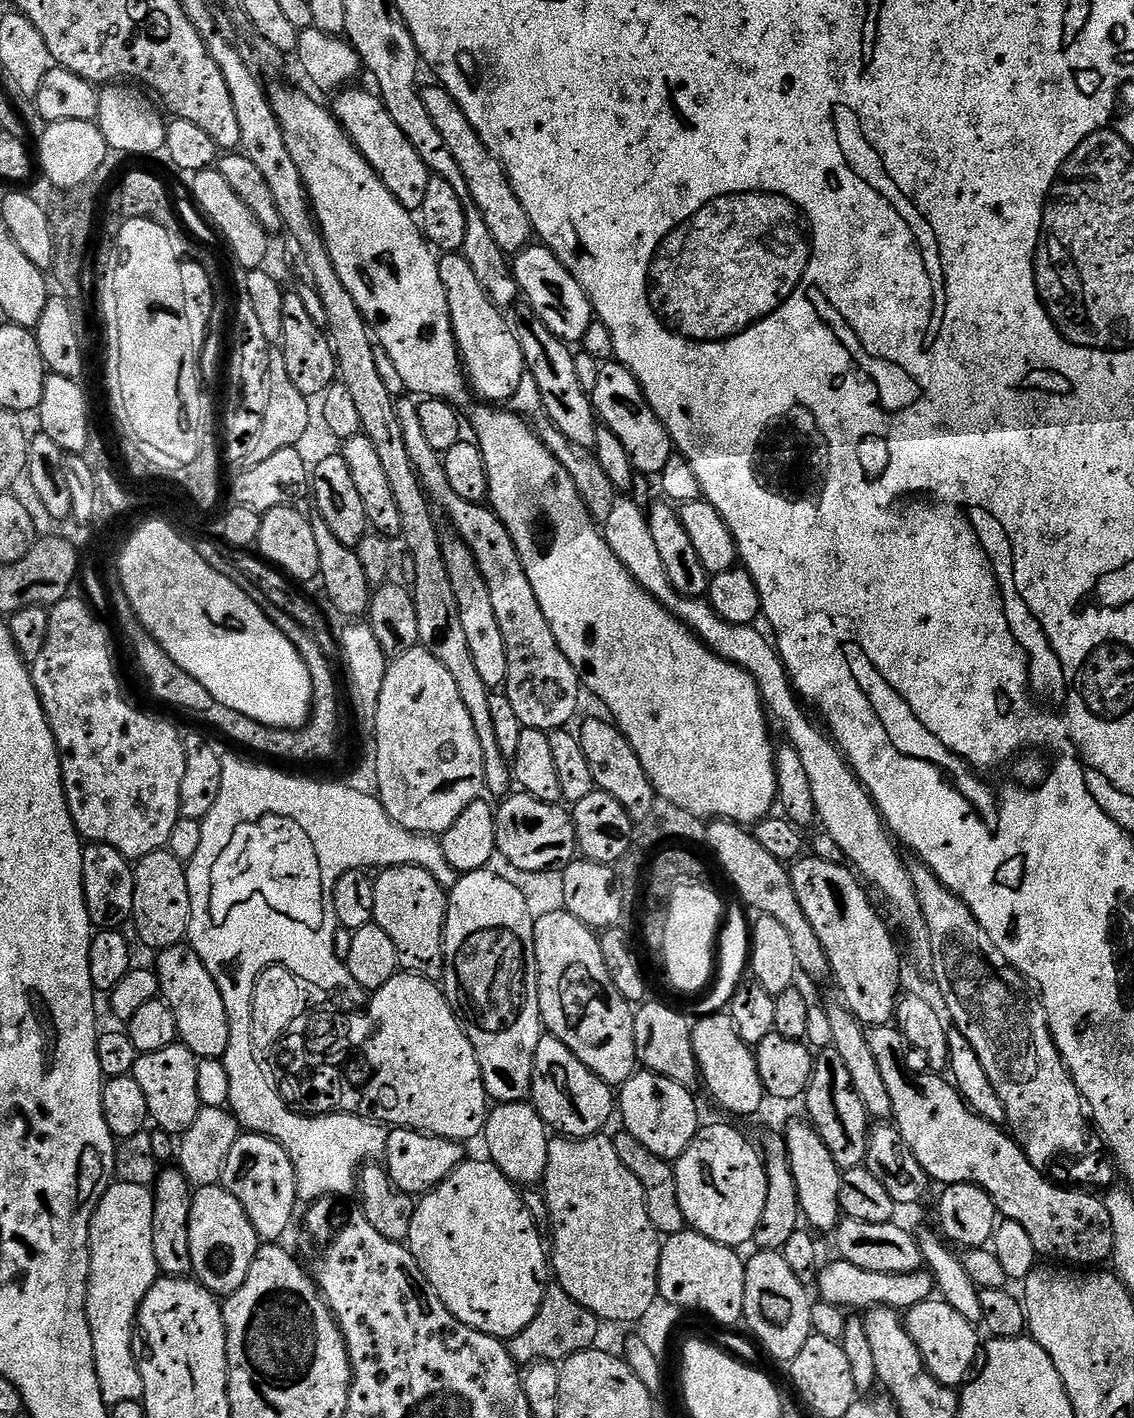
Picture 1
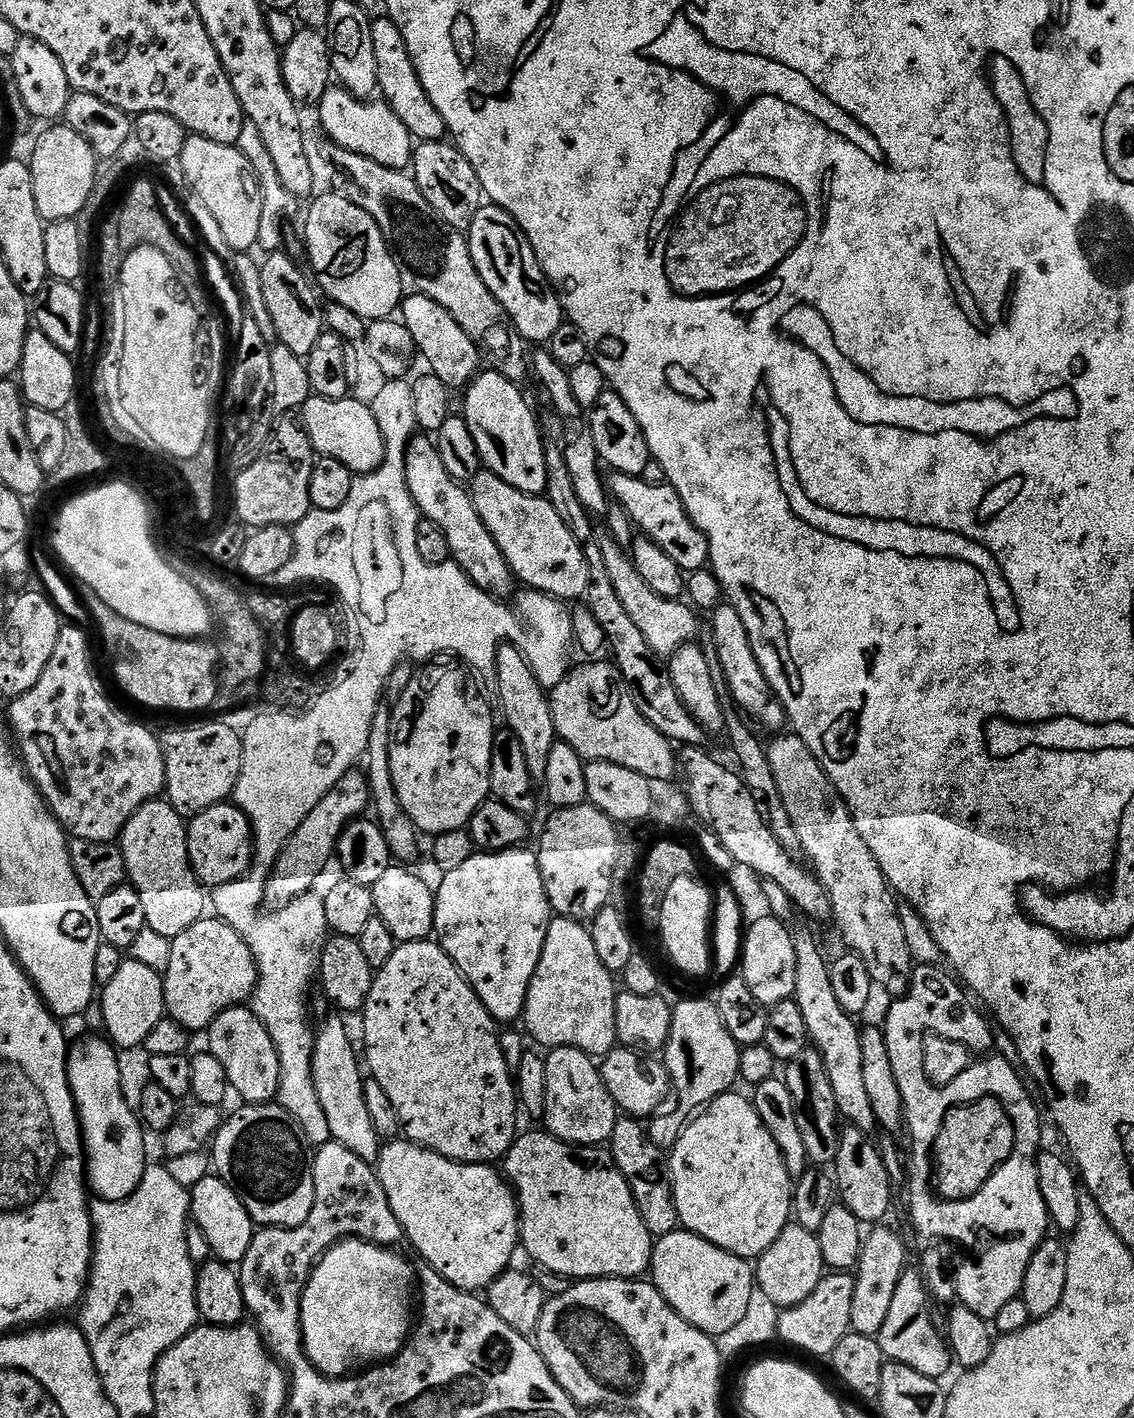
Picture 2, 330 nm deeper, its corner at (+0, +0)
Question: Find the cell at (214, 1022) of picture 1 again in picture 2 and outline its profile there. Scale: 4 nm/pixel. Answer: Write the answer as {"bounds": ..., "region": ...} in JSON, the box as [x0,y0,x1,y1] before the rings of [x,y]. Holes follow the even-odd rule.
{"bounds":[206,1007,280,1106],"region":[[[251,1007],[227,1008],[206,1030],[207,1051],[211,1052],[226,1070],[229,1089],[244,1099],[248,1106],[272,1104],[280,1095],[280,1063],[274,1038],[262,1026],[262,1022],[252,1013]]]}

